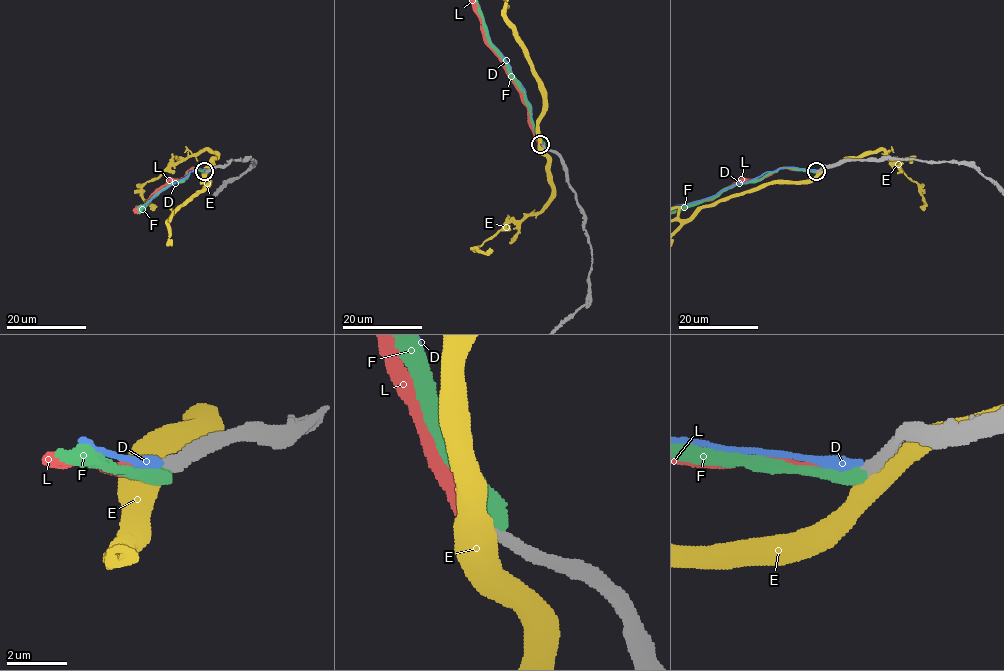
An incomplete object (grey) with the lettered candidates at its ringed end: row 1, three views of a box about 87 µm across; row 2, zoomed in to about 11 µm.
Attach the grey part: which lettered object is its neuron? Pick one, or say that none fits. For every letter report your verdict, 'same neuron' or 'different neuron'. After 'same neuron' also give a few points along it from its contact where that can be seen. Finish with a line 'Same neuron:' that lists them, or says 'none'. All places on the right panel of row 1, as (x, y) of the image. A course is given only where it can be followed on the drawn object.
D: different neuron
E: different neuron
F: different neuron
L: same neuron
Same neuron: L

